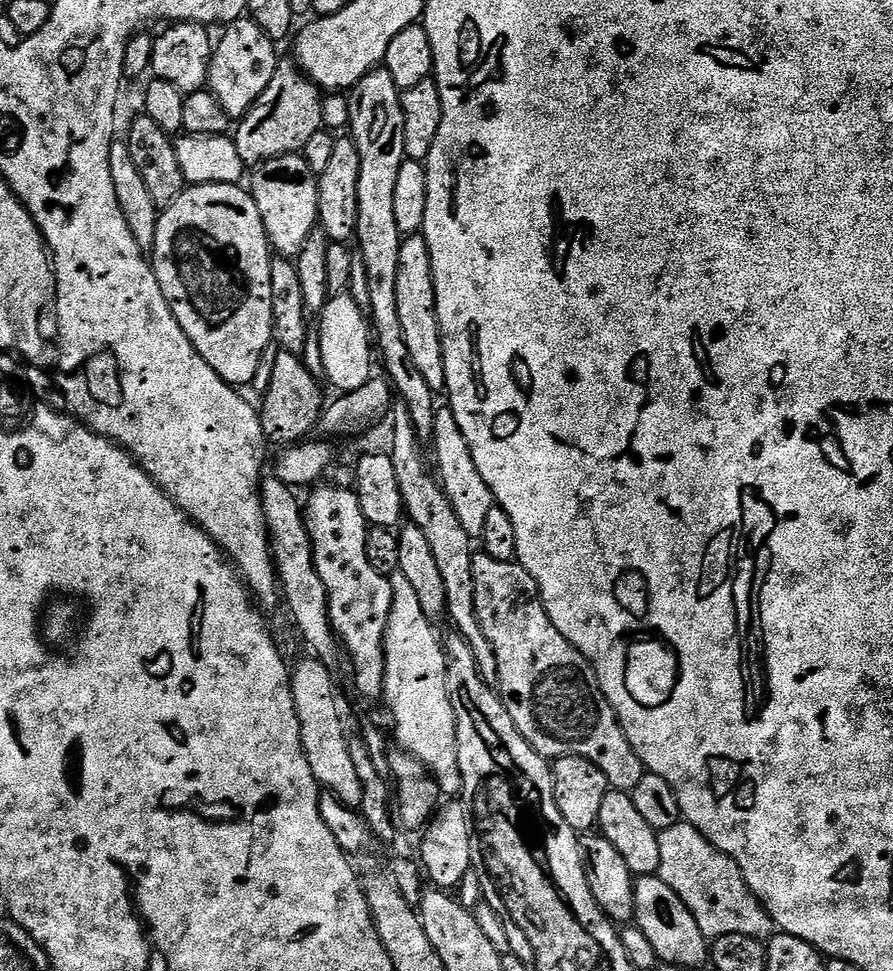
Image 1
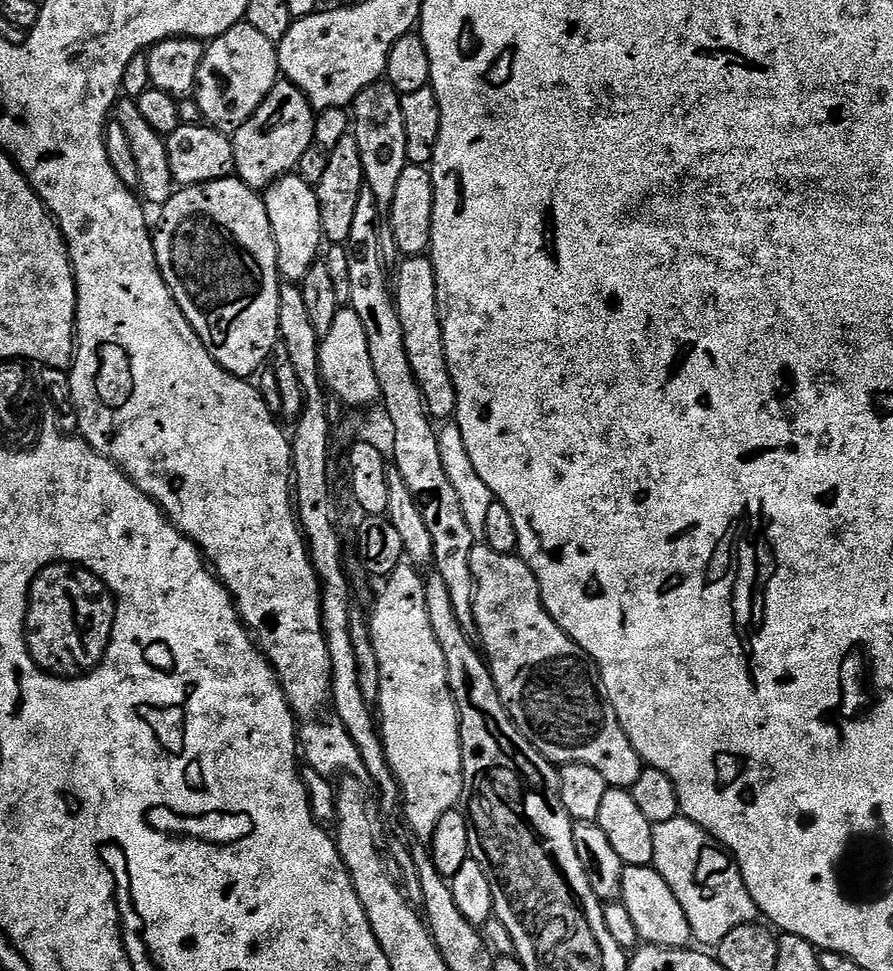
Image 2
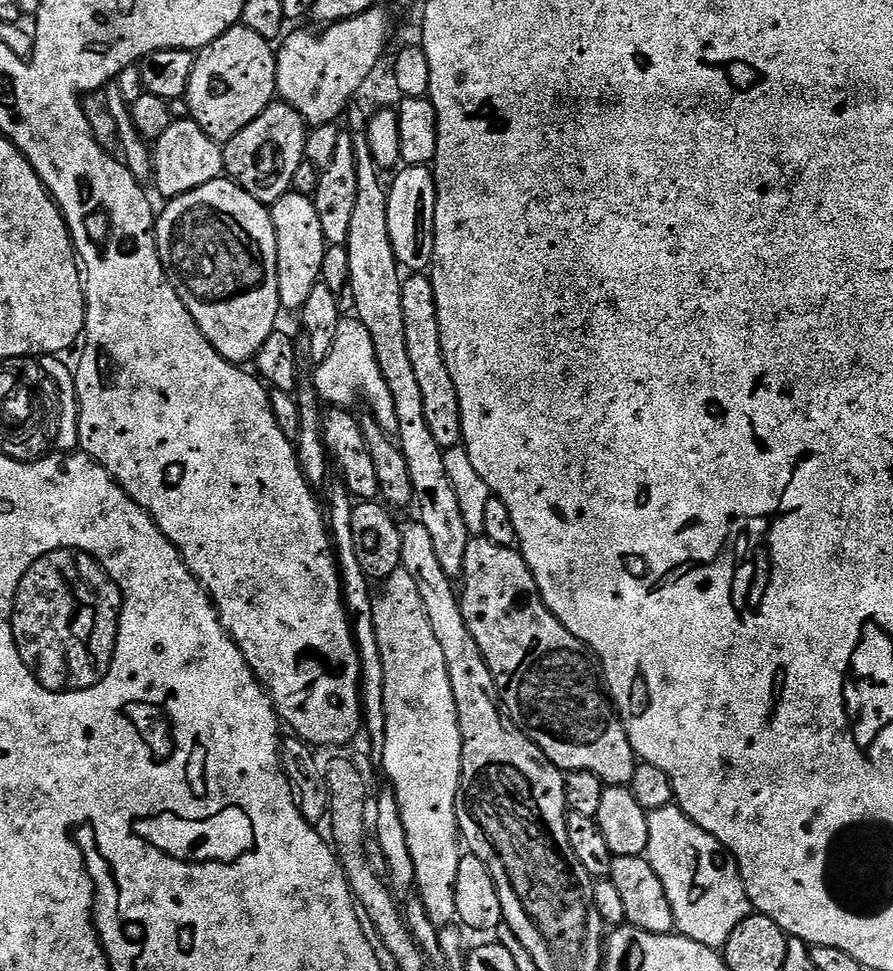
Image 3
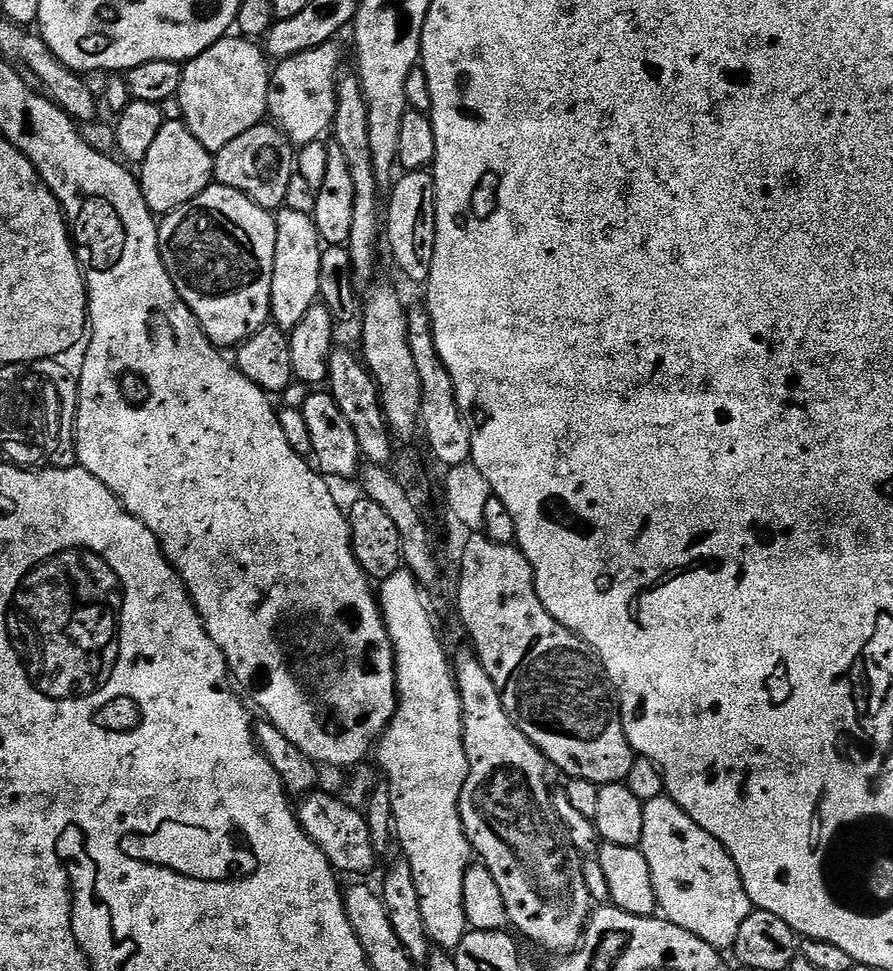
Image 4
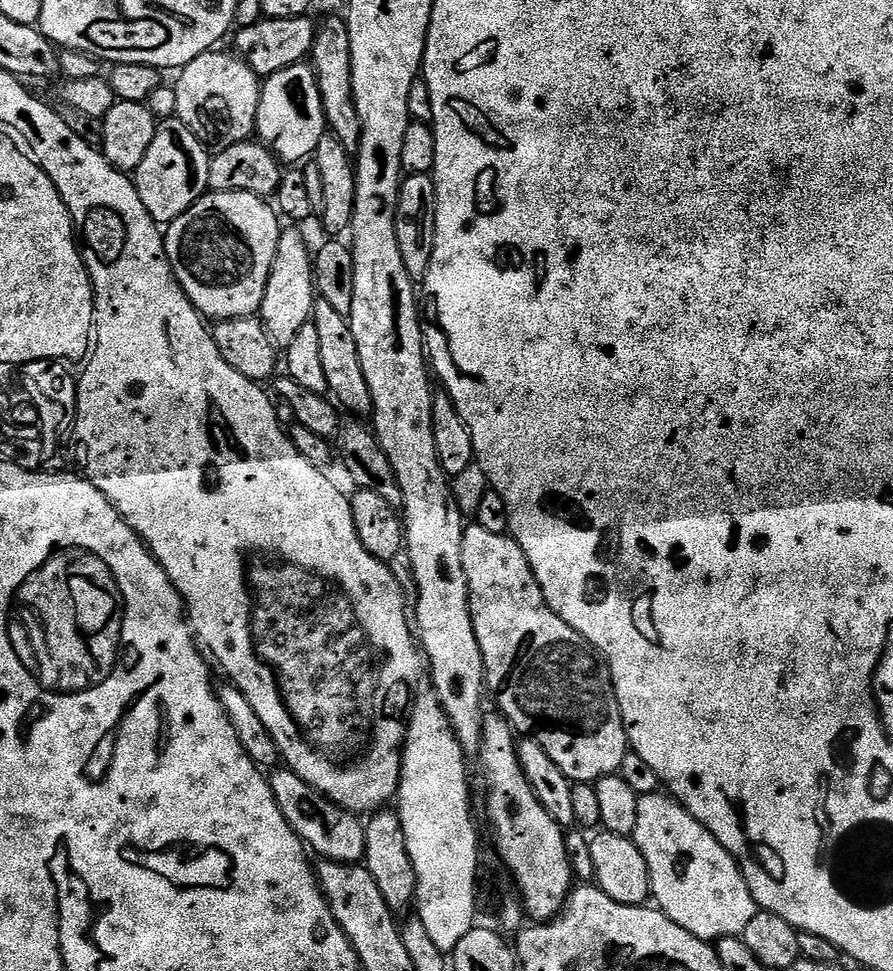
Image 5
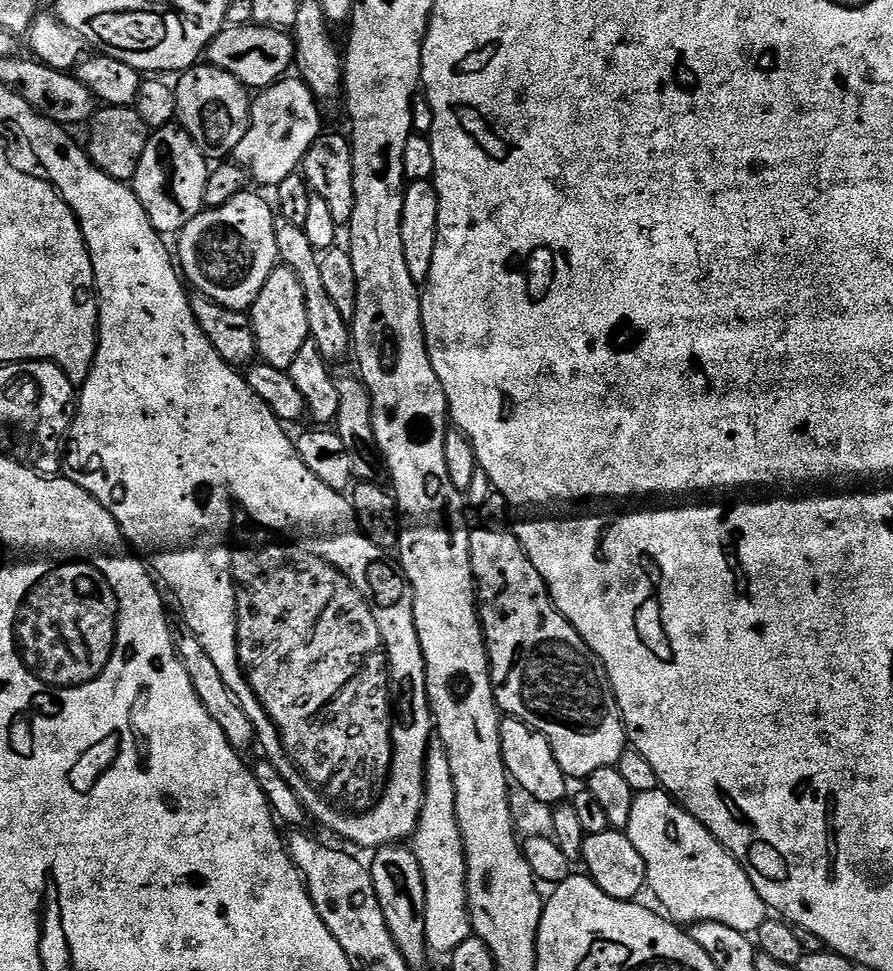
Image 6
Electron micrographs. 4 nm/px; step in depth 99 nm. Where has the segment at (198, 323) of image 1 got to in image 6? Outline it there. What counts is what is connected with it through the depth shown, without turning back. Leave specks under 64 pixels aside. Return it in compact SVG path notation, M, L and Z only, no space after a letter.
M245 190L222 206L205 207L178 233L179 271L199 295L235 312L251 309L280 259L276 216L273 205L269 201L268 204L252 190Z

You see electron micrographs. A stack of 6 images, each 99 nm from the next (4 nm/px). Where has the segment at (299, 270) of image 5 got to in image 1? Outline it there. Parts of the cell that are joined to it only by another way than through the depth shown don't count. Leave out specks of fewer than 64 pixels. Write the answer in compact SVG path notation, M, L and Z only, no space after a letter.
M300 154L267 160L253 172L256 173L252 176L250 191L258 206L258 214L262 214L262 226L268 235L268 243L273 253L284 258L295 258L318 224L317 173L310 170Z

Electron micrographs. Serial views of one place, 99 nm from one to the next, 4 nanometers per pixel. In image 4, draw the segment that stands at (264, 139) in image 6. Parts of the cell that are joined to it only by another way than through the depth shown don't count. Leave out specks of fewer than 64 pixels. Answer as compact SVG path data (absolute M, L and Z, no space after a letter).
M329 42L306 50L302 54L281 60L271 73L272 84L268 87L268 111L277 128L292 141L293 145L303 146L319 141L332 127L332 119L336 113L336 85L340 68L339 43Z

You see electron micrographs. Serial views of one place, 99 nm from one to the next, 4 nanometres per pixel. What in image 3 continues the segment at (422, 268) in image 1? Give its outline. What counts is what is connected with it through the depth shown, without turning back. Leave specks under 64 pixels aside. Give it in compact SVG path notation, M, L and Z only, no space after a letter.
M412 274L403 281L402 318L406 322L406 350L410 350L410 366L414 366L414 378L418 378L418 387L422 390L422 410L426 410L426 426L430 426L430 434L434 434L434 442L438 442L441 450L455 448L464 435L458 390L454 386L454 378L450 378L448 363L442 354L434 286L427 275Z

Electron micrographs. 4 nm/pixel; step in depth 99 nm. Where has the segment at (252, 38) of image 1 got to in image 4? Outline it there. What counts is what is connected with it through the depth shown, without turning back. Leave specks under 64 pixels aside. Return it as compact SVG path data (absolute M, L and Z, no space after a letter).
M229 34L224 39L214 42L214 46L210 46L193 60L187 61L183 70L178 97L182 119L188 125L188 129L196 135L198 142L202 142L206 151L213 154L220 152L222 146L226 146L226 142L234 142L238 134L246 134L246 130L261 123L269 115L268 87L272 84L270 60L255 39Z

